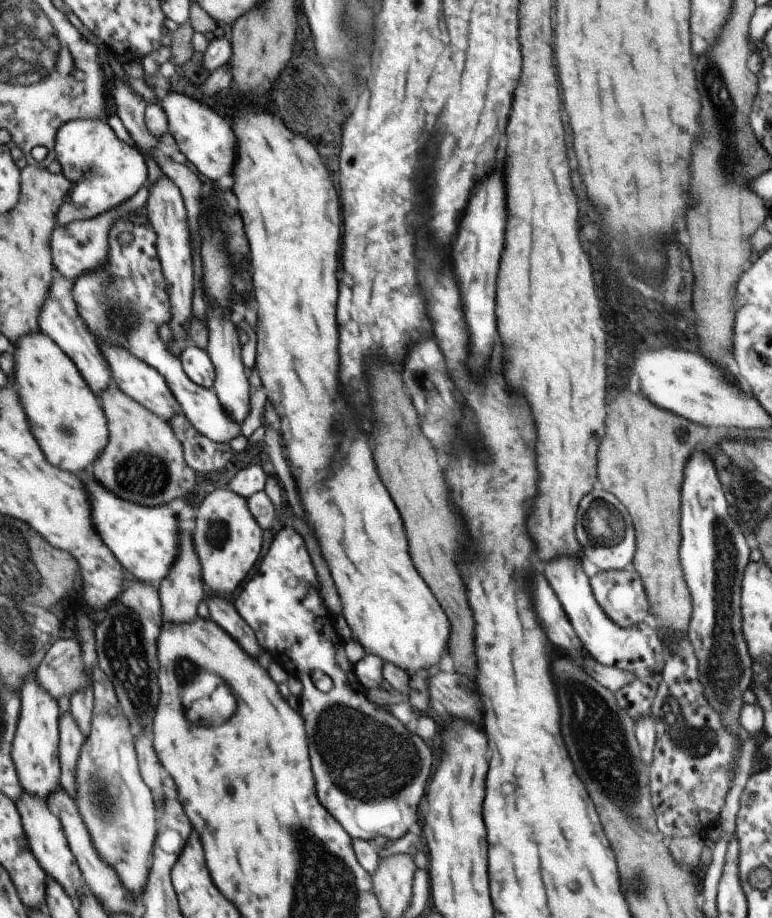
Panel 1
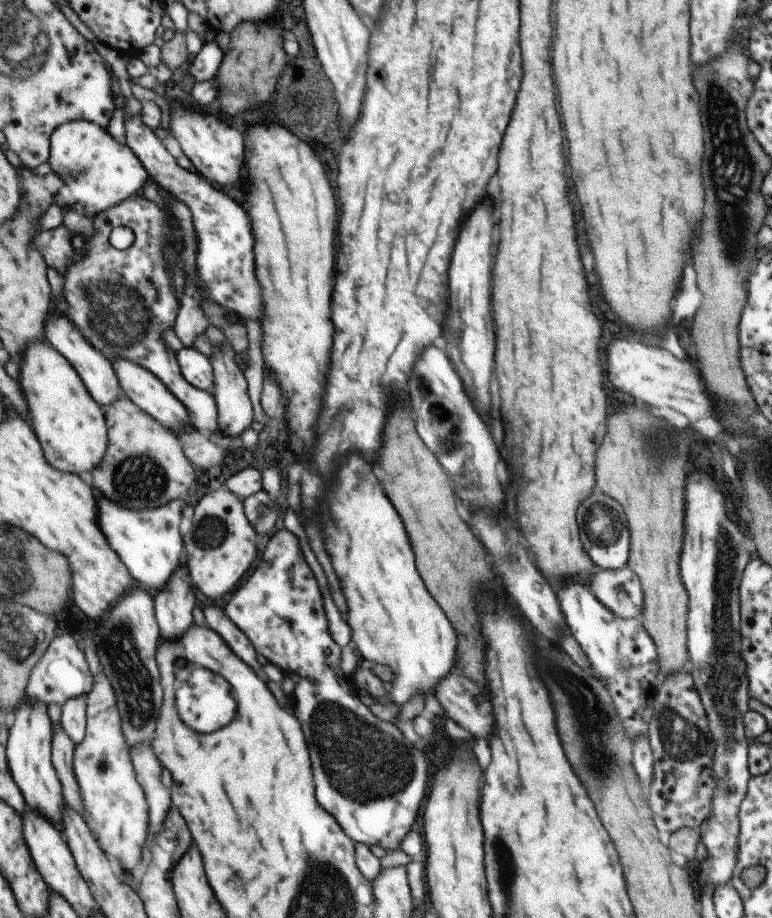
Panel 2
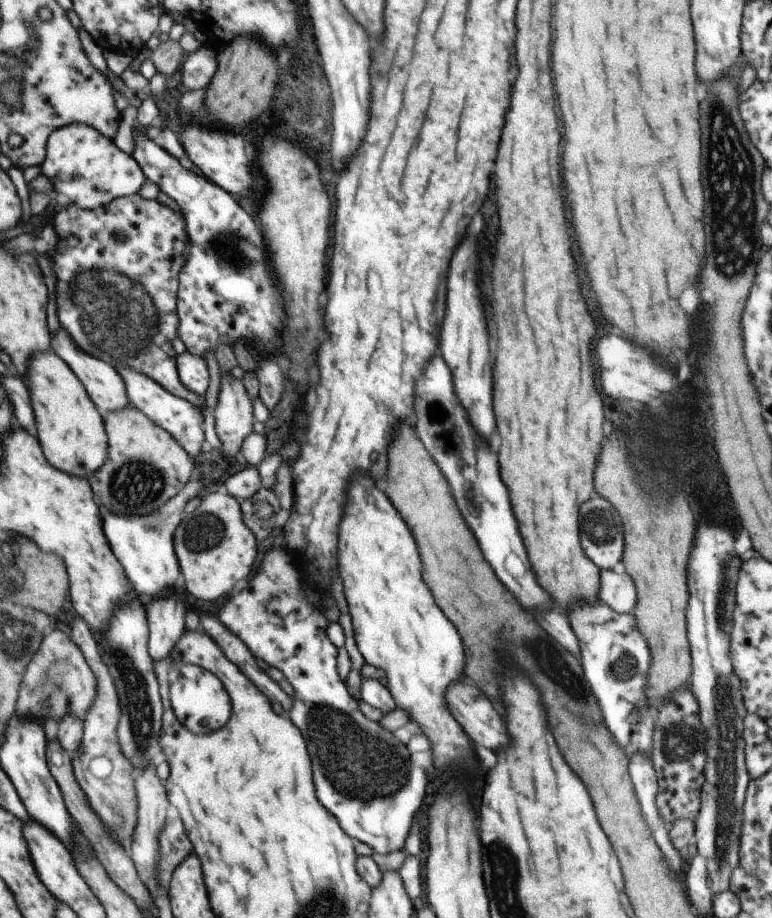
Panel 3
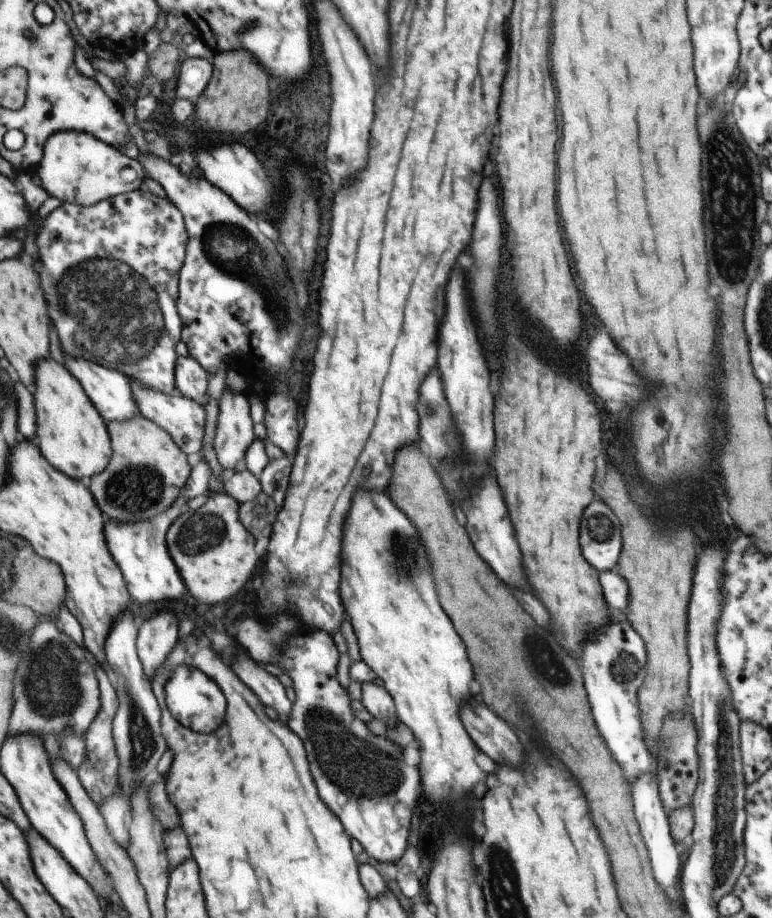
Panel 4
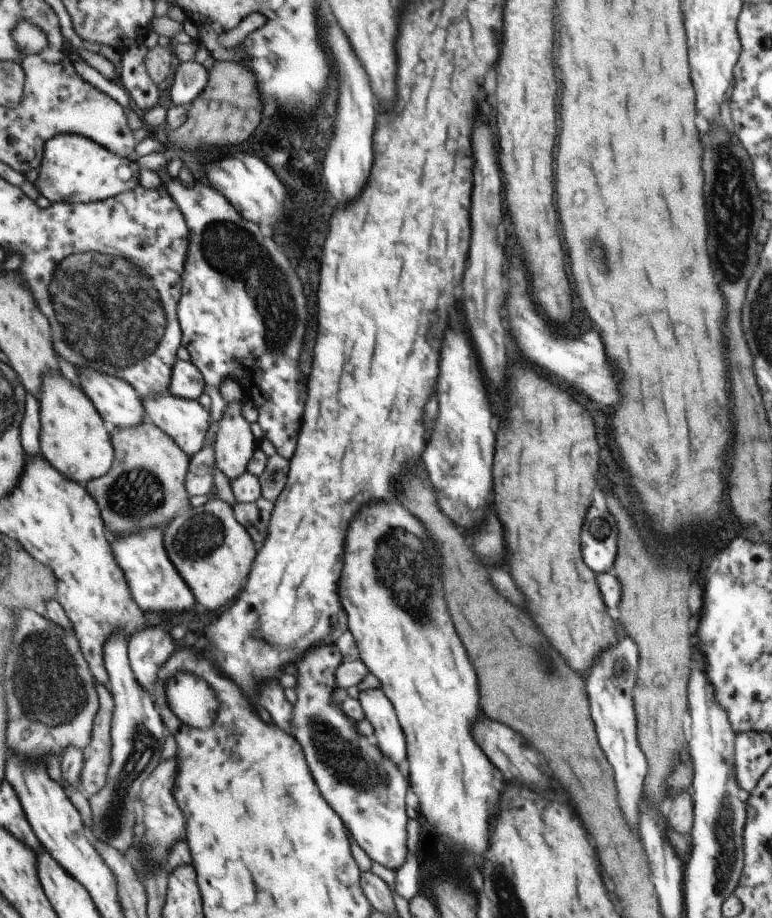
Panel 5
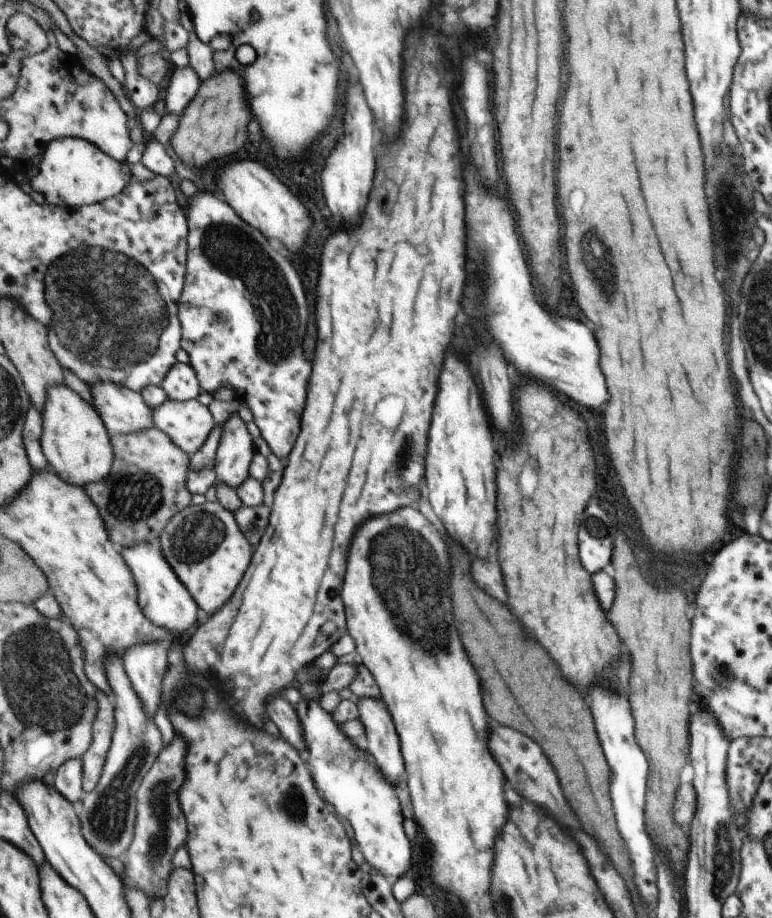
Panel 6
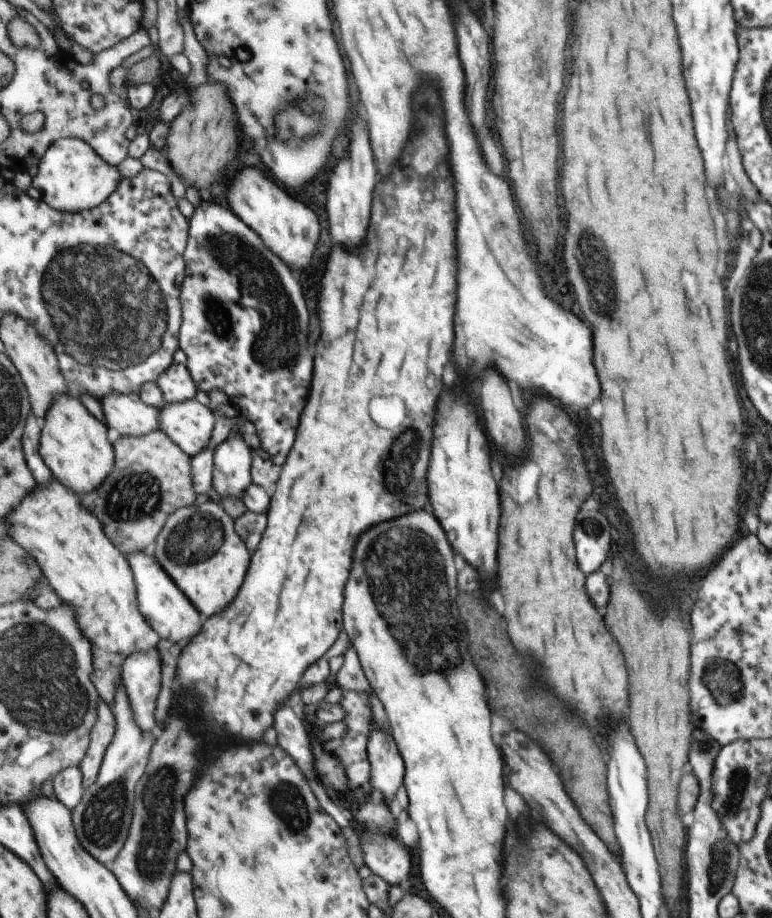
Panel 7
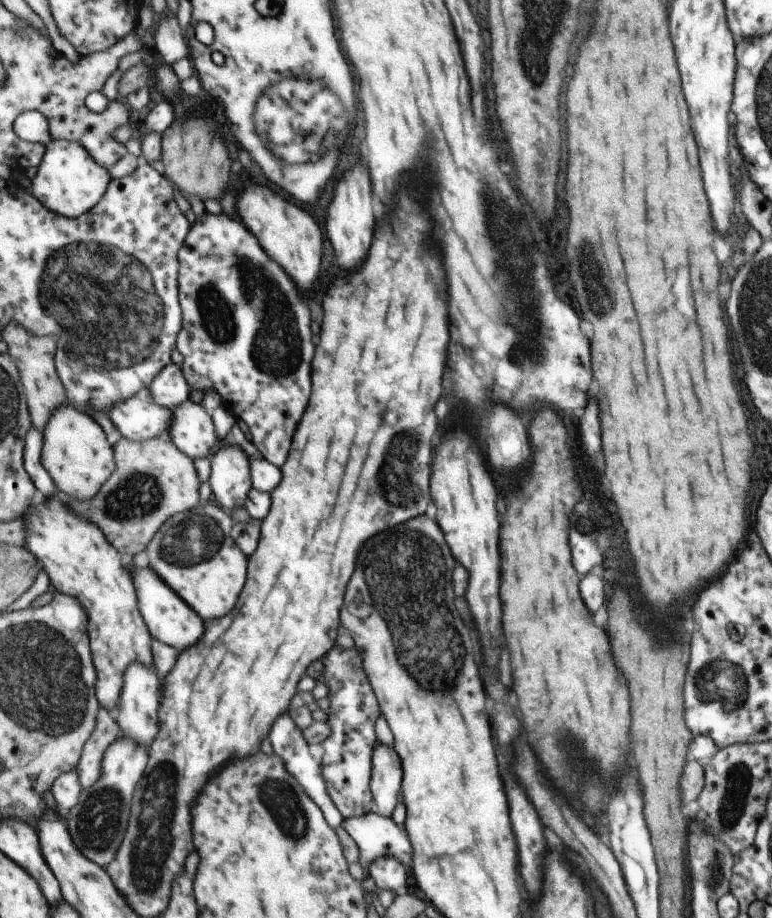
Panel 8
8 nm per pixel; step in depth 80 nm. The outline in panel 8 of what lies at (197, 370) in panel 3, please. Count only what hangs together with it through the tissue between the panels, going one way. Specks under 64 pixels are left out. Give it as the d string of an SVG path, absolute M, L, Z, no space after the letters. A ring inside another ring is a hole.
M174 363L157 375L149 388L152 400L172 411L190 400L192 390L182 366Z

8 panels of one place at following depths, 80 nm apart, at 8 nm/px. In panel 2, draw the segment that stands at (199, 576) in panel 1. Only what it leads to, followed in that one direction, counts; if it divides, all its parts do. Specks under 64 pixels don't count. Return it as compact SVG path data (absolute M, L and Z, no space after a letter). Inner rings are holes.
M187 562L172 576L164 589L154 593L162 638L166 641L183 636L195 622L193 610L201 596L195 590Z

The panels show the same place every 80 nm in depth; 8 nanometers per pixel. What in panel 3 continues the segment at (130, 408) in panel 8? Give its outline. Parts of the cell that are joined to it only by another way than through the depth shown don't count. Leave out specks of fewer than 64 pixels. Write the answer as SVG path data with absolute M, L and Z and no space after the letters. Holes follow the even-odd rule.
M60 326L59 330L52 334L52 348L69 363L69 366L77 373L81 382L84 382L85 388L92 395L93 402L96 402L101 414L105 416L131 405L128 386L117 368L109 361L84 351L72 337L72 334L69 334L68 330Z

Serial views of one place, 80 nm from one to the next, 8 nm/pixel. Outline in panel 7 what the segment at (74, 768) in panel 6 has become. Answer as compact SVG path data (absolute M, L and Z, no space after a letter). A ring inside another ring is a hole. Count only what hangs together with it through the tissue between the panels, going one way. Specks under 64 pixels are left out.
M80 765L63 769L53 779L55 796L65 803L72 811L84 797L84 774Z

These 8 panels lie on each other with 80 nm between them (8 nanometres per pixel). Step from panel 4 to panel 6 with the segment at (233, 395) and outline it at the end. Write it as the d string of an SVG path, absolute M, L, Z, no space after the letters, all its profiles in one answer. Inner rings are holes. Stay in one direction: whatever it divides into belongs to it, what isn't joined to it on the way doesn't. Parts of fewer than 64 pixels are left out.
M238 413L222 425L222 437L216 452L216 471L219 482L236 490L250 477L255 451L255 442L246 422Z

